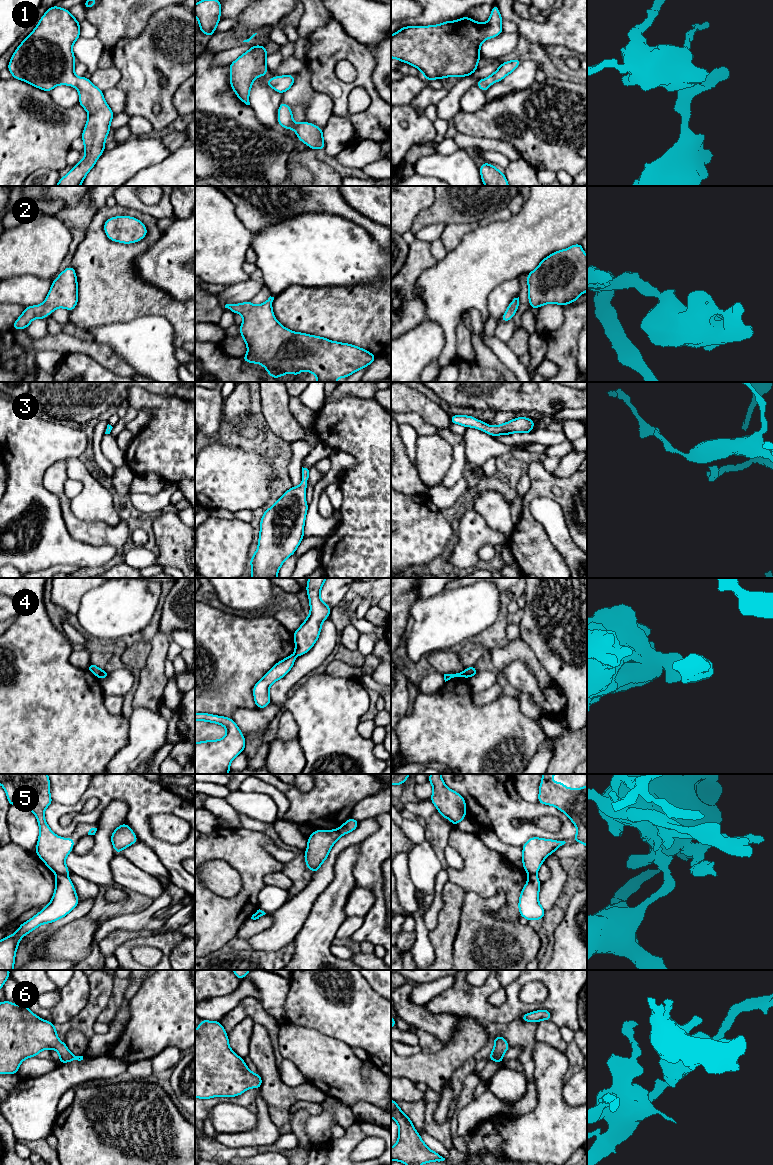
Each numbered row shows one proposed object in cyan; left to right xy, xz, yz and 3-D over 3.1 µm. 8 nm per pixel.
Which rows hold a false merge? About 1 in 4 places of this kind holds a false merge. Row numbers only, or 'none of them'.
4, 5

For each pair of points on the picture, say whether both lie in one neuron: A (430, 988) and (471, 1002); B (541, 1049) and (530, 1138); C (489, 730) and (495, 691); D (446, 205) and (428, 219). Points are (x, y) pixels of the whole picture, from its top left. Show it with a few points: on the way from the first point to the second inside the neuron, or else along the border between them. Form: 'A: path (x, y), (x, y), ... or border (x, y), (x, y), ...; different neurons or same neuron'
A: border (455, 980), (425, 1004); different neurons
B: path (547, 1071), (547, 1116); same neuron
C: border (471, 694), (471, 700), (478, 705), (500, 697); different neurons
D: path (442, 209), (432, 215); same neuron

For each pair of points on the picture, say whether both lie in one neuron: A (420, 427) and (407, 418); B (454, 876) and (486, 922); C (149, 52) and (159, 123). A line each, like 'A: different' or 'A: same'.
A: same
B: different
C: same

